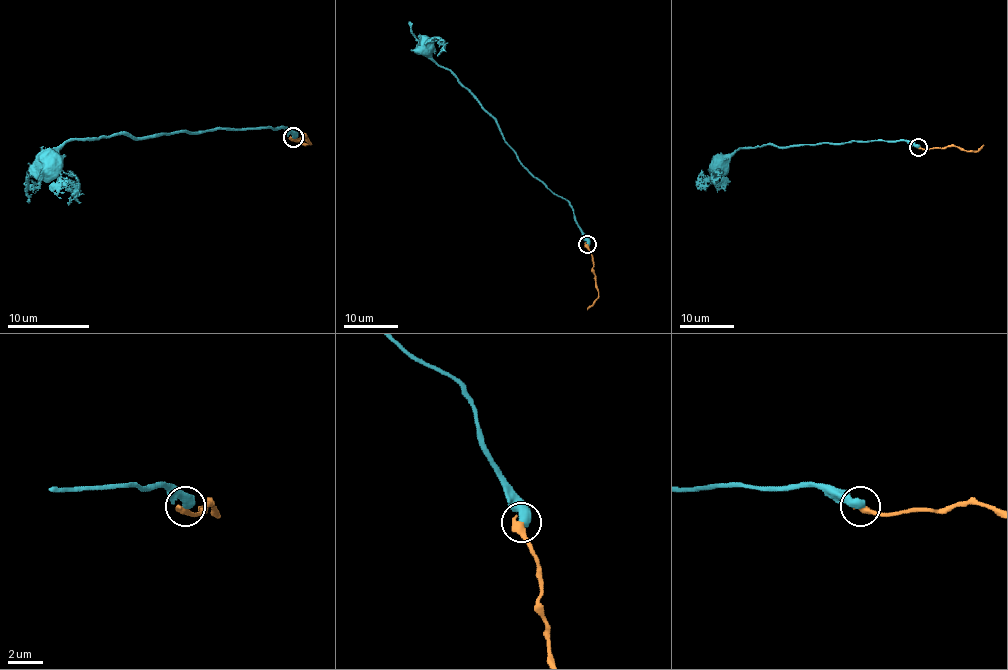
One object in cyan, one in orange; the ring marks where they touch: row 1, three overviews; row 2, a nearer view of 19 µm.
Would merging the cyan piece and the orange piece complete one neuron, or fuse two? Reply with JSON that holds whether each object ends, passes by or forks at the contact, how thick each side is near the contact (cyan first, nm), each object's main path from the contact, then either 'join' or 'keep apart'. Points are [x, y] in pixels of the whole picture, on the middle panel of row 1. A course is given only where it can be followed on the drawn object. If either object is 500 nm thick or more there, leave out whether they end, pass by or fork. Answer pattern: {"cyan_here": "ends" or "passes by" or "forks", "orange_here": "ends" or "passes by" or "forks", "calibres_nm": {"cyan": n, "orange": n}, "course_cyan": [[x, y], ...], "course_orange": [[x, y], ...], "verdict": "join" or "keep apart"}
{"calibres_nm": {"cyan": 500, "orange": 400}, "course_cyan": [[587, 244], [573, 208], [564, 198], [553, 194], [520, 162], [504, 139], [499, 124], [426, 50]], "course_orange": [[587, 244], [597, 298], [587, 309]], "verdict": "keep apart"}

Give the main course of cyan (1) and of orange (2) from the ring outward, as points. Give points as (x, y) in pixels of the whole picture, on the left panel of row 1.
1: (293, 136), (285, 128), (242, 128), (71, 139), (50, 163)
2: (293, 136), (297, 141), (305, 136), (309, 143), (301, 143), (293, 134)

